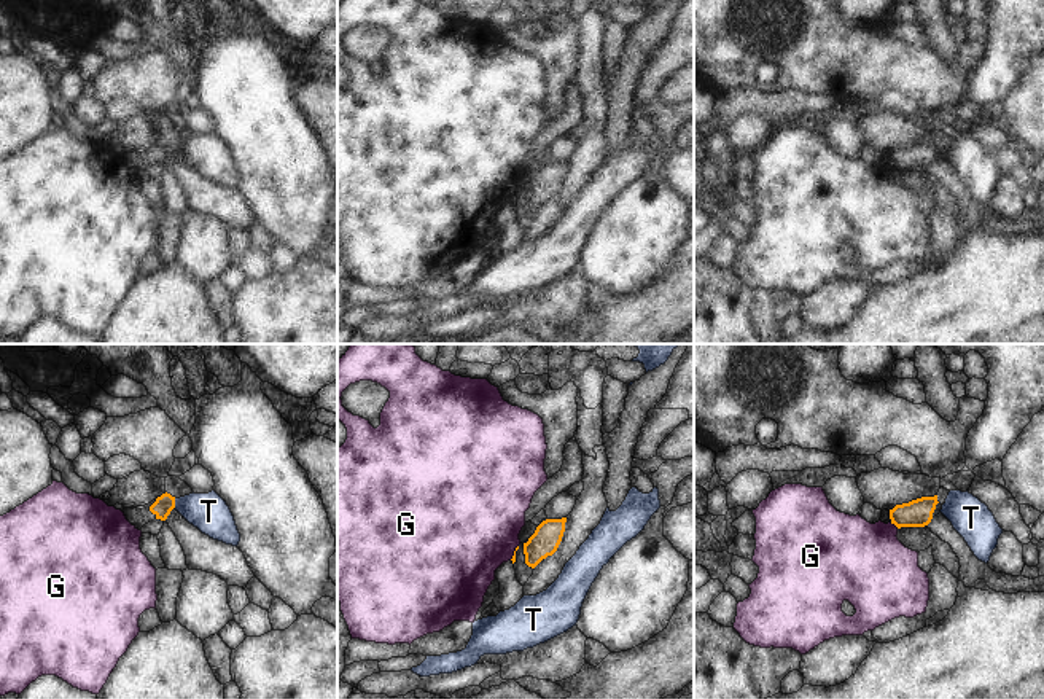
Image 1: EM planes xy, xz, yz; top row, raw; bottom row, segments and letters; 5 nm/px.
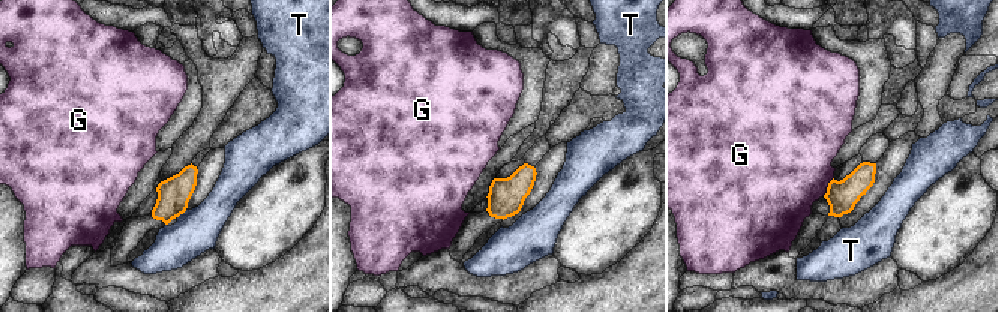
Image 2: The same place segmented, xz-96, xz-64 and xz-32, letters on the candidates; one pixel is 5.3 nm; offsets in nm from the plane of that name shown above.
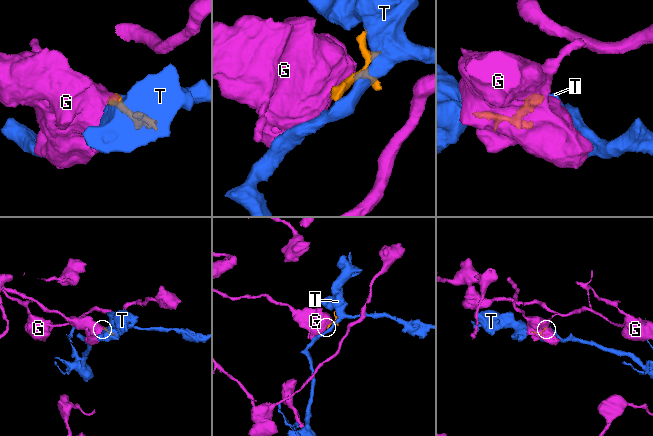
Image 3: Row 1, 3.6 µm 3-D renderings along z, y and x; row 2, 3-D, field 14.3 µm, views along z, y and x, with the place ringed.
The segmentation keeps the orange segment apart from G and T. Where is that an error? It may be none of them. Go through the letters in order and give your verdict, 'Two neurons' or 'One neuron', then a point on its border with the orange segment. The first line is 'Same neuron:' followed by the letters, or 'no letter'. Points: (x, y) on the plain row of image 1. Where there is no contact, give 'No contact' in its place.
Same neuron: no letter
G: Two neurons. Touches orange at yz (895, 167)
T: Two neurons. Touches orange at xy (174, 147).

